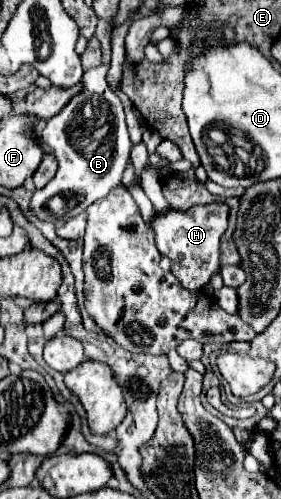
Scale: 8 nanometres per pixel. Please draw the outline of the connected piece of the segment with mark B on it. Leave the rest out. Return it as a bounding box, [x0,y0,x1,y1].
[29,61,133,225]

